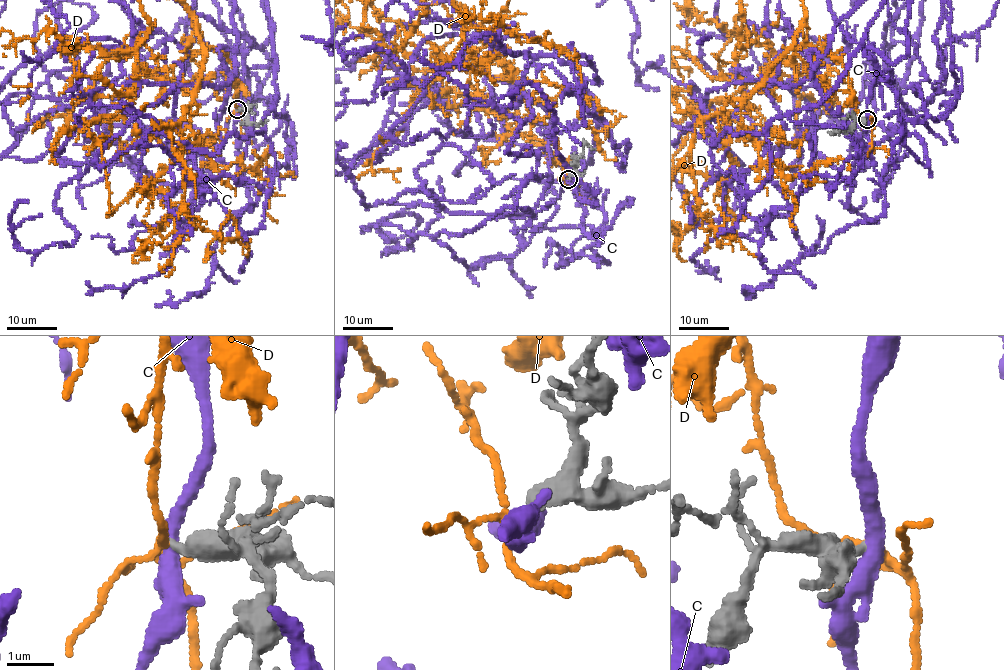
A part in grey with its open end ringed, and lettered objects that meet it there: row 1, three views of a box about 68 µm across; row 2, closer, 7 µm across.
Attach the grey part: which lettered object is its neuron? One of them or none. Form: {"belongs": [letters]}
{"belongs": []}

